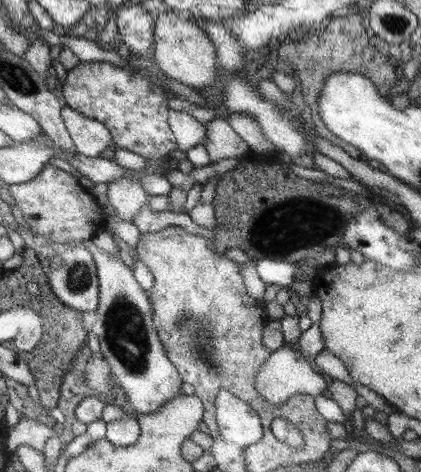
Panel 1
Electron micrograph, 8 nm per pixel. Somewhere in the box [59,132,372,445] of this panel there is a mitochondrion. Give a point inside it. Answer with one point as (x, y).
(124, 331)

